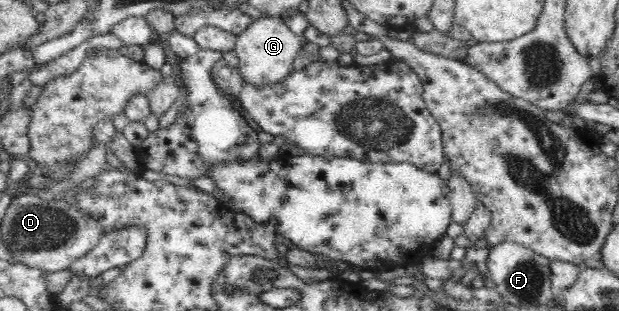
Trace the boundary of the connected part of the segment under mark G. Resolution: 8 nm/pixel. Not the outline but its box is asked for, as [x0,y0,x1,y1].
[235,16,301,86]

